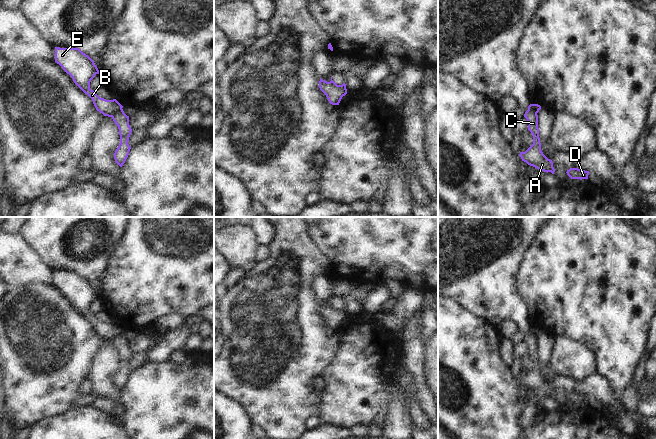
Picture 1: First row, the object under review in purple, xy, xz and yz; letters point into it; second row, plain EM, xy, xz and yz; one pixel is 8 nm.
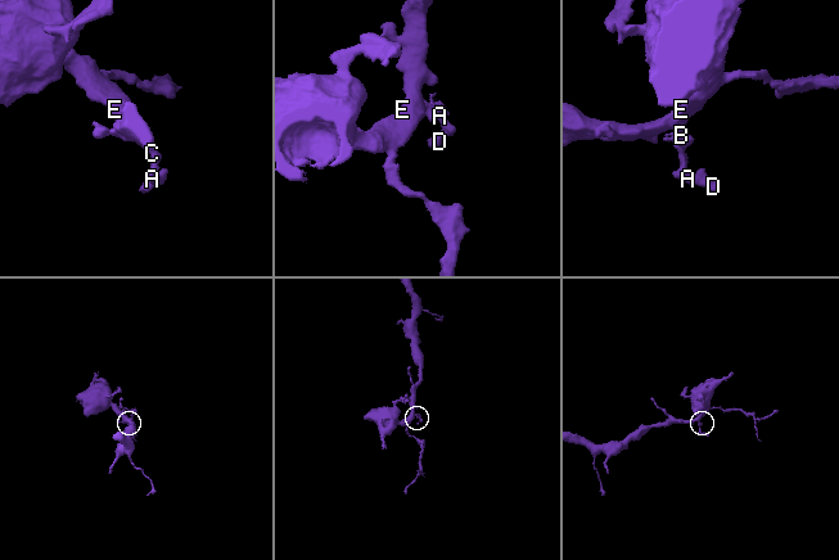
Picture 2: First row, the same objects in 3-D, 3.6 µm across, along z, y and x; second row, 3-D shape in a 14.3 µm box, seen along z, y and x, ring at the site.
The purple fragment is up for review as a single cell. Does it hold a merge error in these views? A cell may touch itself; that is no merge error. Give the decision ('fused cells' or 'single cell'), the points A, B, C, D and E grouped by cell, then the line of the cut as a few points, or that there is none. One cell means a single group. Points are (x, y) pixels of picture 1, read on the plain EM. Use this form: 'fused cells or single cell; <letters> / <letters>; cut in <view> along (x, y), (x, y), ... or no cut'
fused cells; A C D / B E; cut in xy along (121, 332), (111, 340)

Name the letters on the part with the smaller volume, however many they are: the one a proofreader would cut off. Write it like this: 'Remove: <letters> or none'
Remove: A, C, D

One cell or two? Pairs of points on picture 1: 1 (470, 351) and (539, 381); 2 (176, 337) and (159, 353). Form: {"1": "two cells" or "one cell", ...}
{"1": "two cells", "2": "one cell"}

